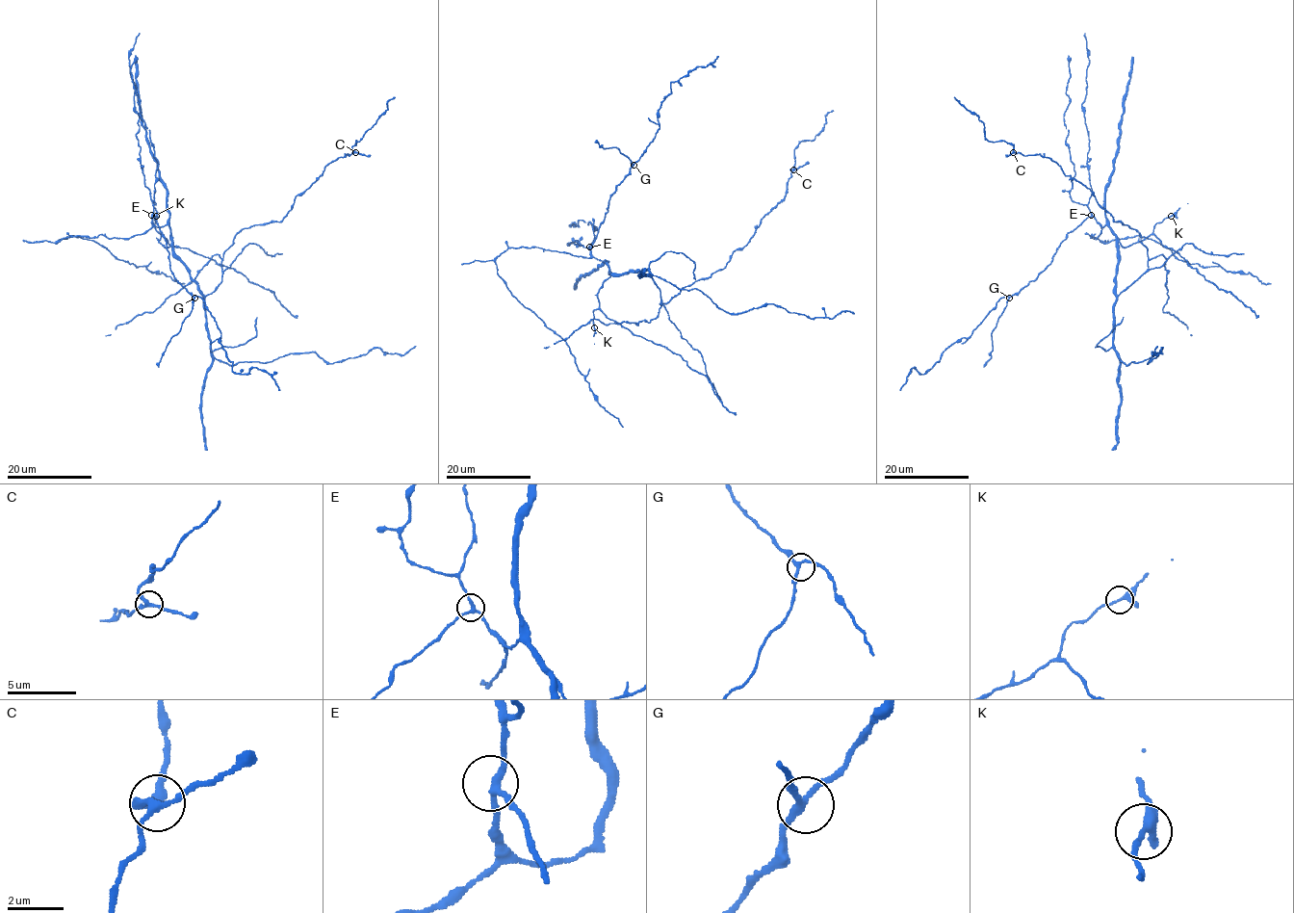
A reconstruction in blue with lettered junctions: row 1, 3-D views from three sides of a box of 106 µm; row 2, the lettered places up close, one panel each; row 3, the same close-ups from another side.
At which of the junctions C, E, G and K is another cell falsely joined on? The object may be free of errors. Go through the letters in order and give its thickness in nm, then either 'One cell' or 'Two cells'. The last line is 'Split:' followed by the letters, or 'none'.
C: Thickness 220 nm. One cell
E: Thickness 200 nm. One cell
G: Thickness 220 nm. One cell
K: Thickness 200 nm. One cell
Split: none

